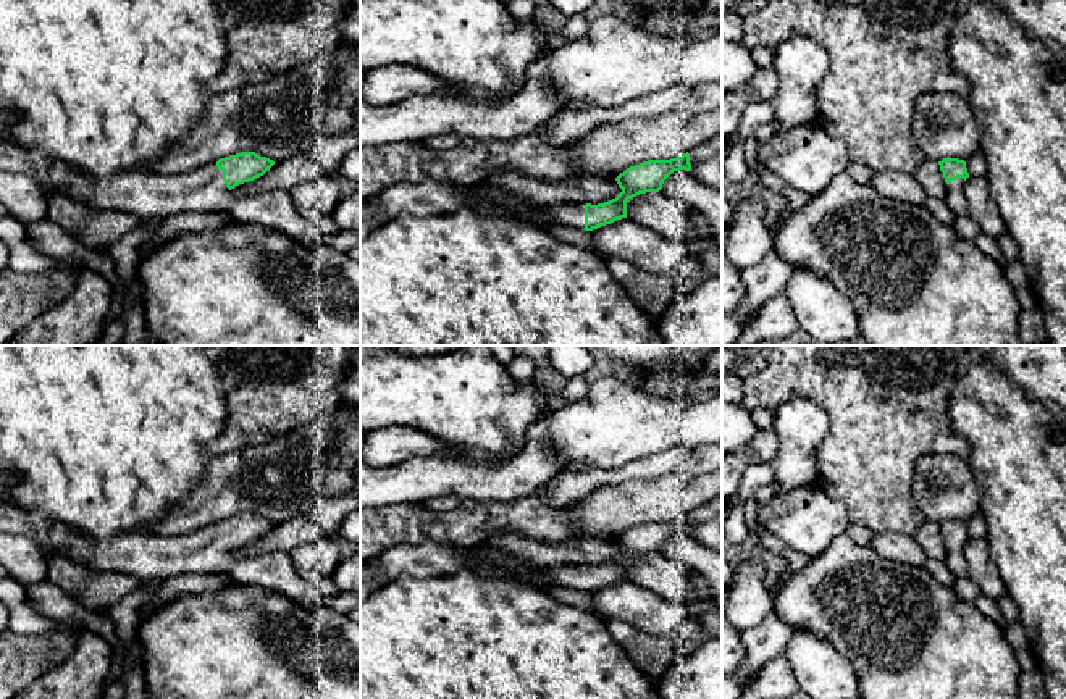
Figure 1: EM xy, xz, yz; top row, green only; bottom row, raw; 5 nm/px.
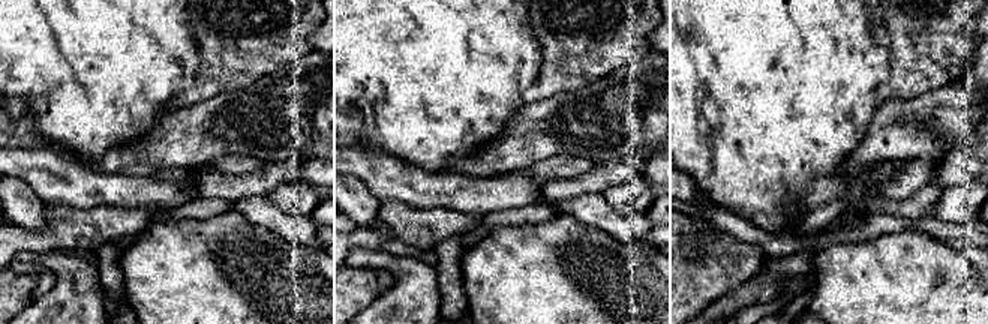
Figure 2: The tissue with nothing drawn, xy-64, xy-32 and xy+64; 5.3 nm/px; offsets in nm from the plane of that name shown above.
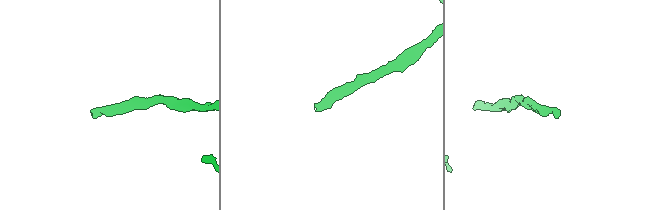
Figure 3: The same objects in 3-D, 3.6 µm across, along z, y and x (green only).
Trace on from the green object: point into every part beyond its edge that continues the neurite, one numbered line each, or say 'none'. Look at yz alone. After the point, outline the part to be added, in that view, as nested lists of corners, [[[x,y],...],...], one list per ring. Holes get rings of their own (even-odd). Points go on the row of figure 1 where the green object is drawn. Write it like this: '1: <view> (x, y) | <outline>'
1: yz (955, 197) | [[[958,178],[950,184],[945,182],[946,184],[945,202],[956,216],[967,213],[964,192],[963,192],[964,182],[966,181],[963,178]]]

